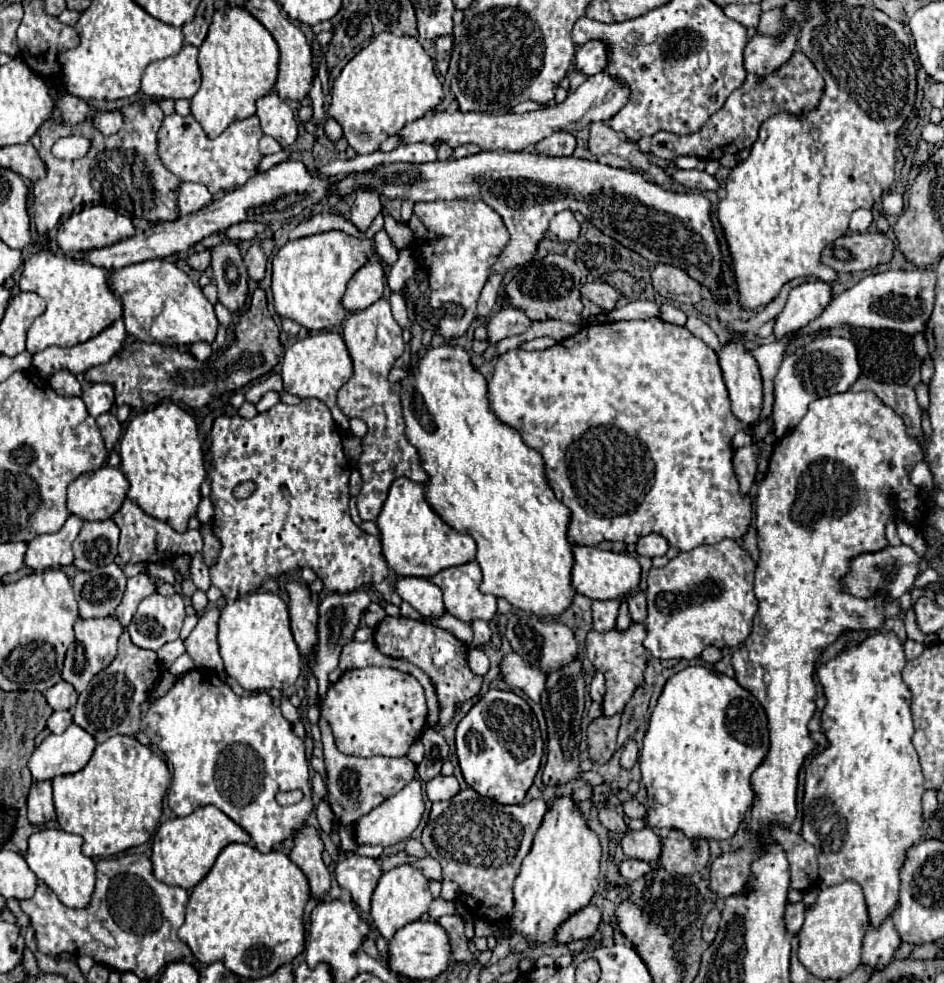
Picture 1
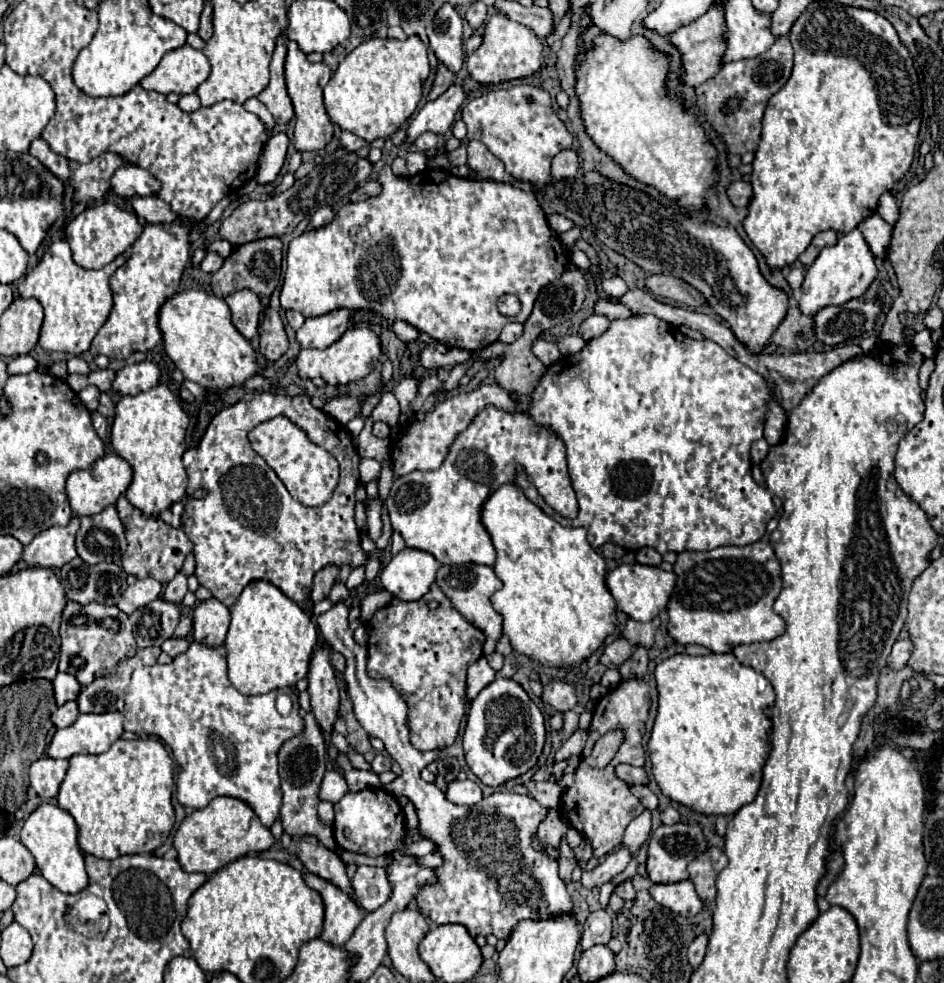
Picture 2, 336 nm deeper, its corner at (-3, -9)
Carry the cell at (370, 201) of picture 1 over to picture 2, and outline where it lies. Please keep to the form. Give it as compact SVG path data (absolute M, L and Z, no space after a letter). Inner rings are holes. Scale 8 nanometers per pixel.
M460 86L448 88L438 100L428 102L416 118L410 120L406 128L406 138L404 144L414 144L414 140L424 134L424 132L434 132L434 134L444 134L456 120L456 114L460 106L464 104L464 92Z

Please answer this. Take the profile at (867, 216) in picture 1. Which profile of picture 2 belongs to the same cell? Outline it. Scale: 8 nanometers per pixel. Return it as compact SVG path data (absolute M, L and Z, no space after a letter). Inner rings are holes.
M856 228L844 236L838 238L836 246L828 246L820 252L820 256L814 260L814 264L806 270L804 282L802 282L802 298L798 302L798 308L802 314L812 316L818 310L832 306L832 304L846 304L852 298L860 298L866 288L876 278L878 270L874 264L874 256L862 236L862 232Z

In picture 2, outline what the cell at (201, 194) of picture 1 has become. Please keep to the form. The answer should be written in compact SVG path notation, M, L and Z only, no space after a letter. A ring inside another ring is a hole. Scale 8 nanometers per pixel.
M130 164L124 168L118 168L110 180L112 190L124 198L132 196L158 196L158 190L162 184L144 168Z

